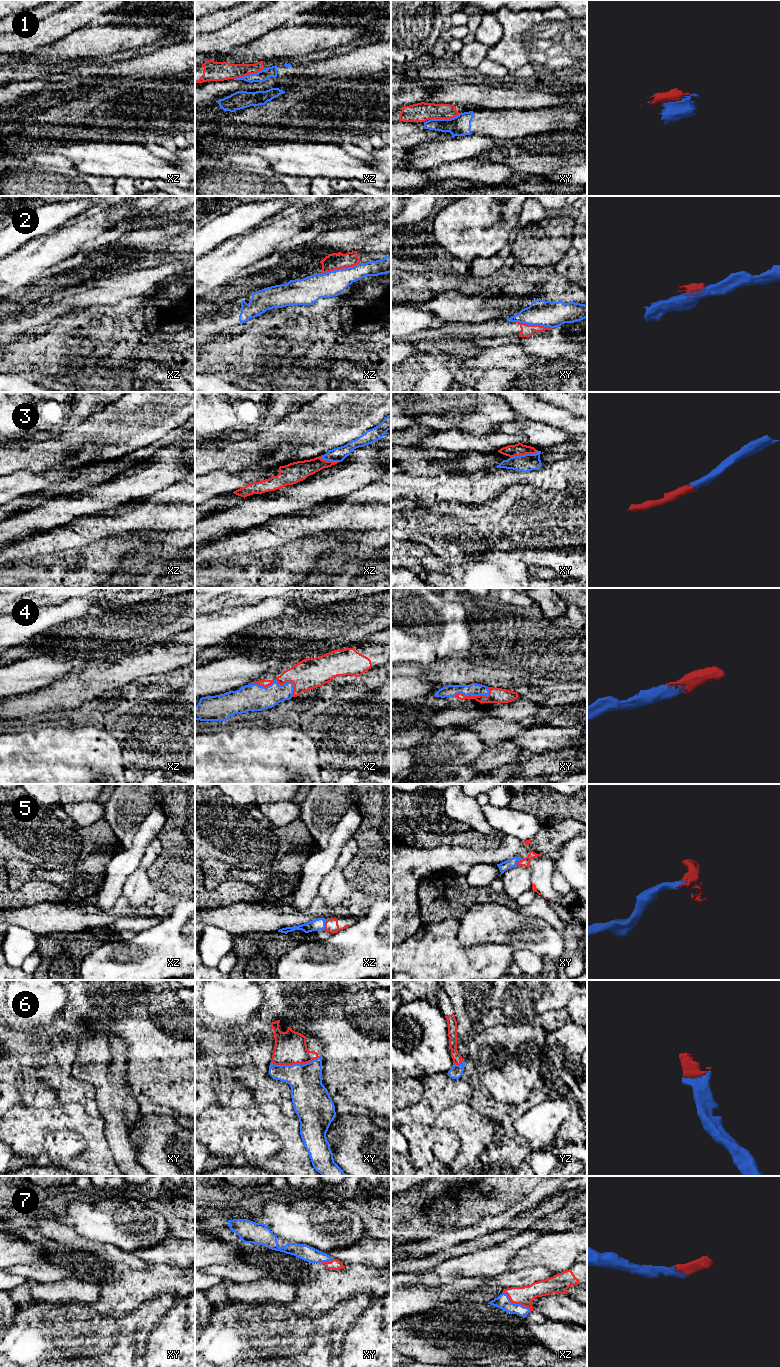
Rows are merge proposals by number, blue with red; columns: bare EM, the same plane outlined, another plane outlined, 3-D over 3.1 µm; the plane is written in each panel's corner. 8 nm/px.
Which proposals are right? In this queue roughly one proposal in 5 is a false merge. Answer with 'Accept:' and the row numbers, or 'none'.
Accept: 3, 4, 5, 6, 7

